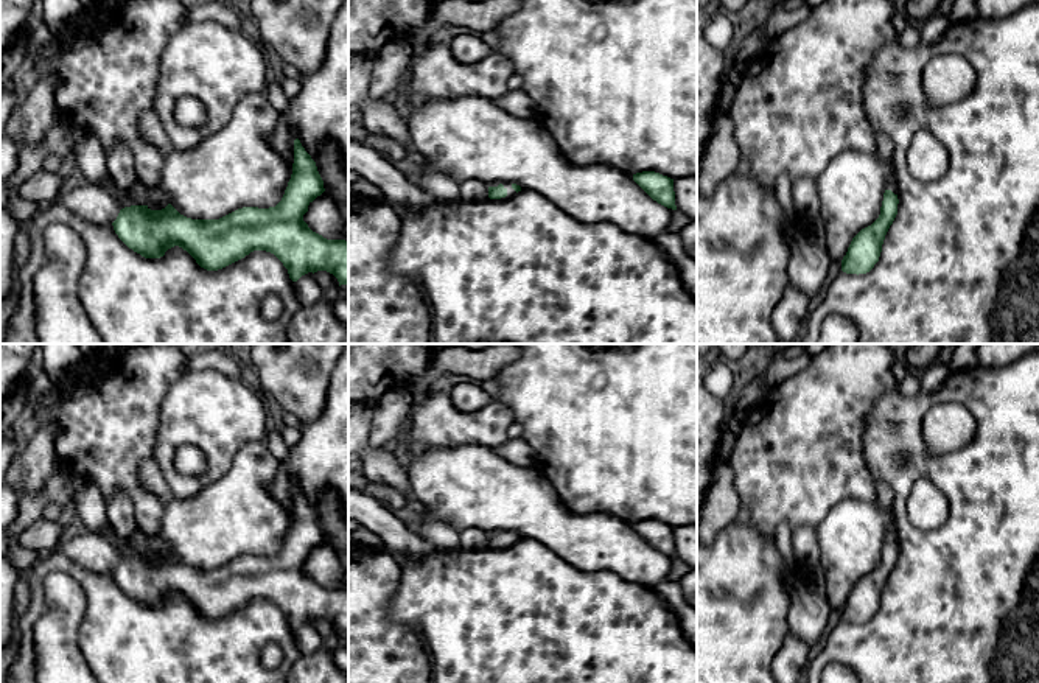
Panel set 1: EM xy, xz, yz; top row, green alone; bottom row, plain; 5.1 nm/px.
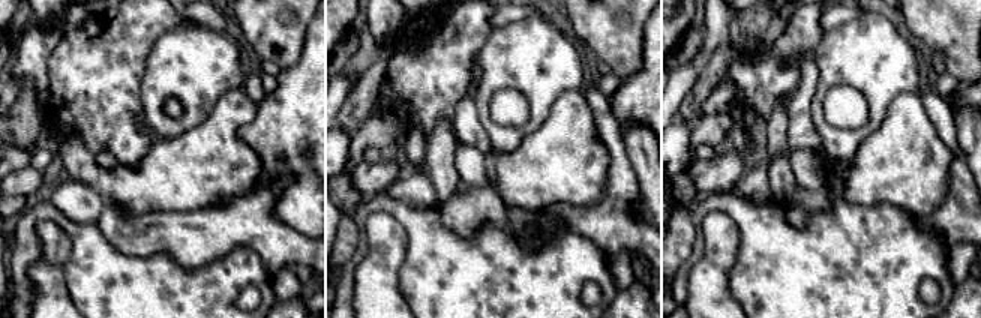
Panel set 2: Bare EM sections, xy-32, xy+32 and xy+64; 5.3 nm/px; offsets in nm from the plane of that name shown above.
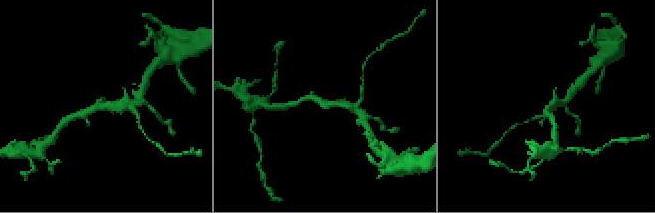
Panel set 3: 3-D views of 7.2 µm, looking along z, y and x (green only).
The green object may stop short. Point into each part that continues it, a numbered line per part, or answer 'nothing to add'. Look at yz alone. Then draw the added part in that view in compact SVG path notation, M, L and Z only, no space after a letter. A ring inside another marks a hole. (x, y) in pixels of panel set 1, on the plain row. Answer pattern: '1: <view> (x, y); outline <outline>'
1: yz (890, 528); outline M888 509L887 538L891 538L894 543L897 543L896 526L894 526L891 509Z

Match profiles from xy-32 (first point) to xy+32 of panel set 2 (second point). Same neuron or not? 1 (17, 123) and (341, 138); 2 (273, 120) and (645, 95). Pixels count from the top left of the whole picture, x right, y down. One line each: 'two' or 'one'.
1: two
2: one

